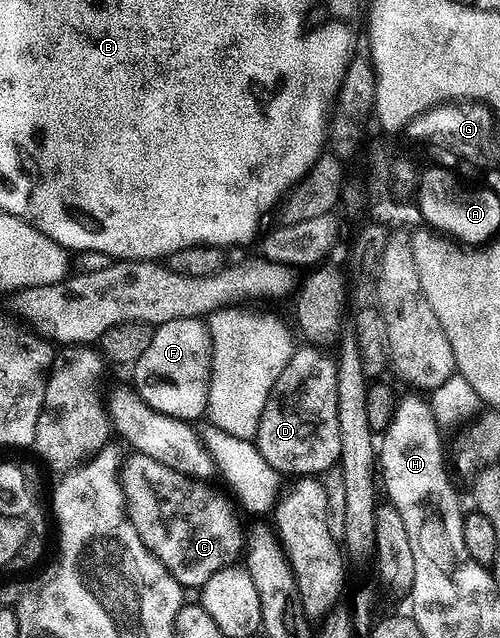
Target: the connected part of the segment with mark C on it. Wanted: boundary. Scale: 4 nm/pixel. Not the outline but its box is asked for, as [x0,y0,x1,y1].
[117,454,245,589]

